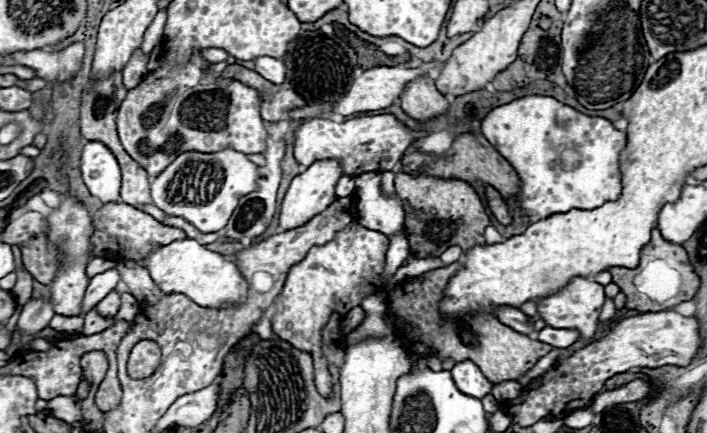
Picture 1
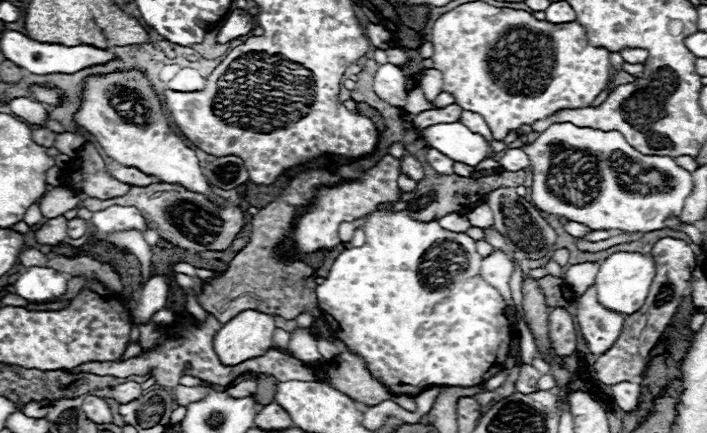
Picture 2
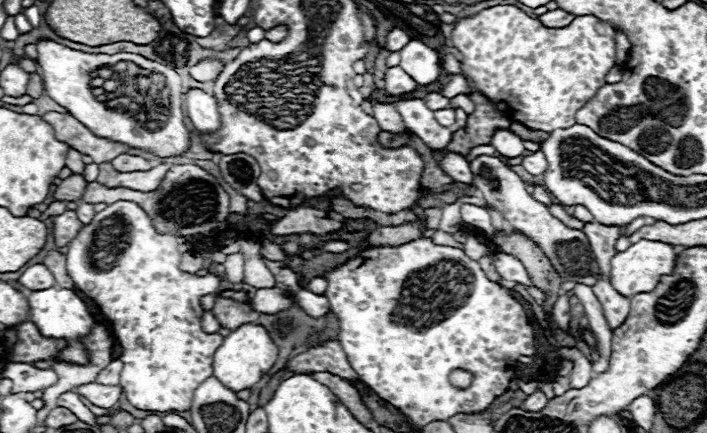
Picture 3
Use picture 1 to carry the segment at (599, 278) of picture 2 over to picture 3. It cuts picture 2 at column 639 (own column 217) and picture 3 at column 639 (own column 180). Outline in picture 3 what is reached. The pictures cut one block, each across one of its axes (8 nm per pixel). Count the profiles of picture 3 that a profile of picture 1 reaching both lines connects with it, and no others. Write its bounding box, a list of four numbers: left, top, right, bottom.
[610,240,676,298]

